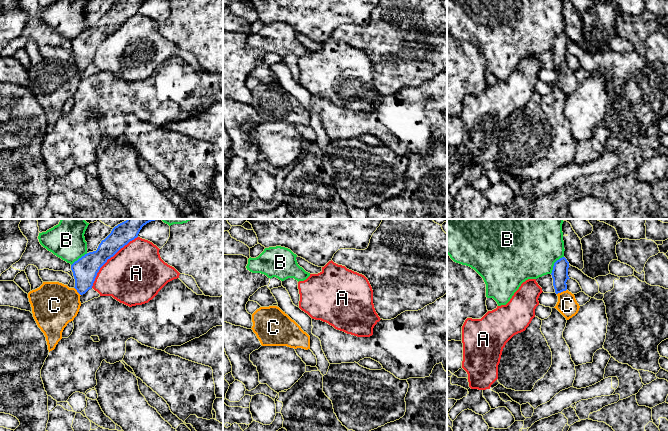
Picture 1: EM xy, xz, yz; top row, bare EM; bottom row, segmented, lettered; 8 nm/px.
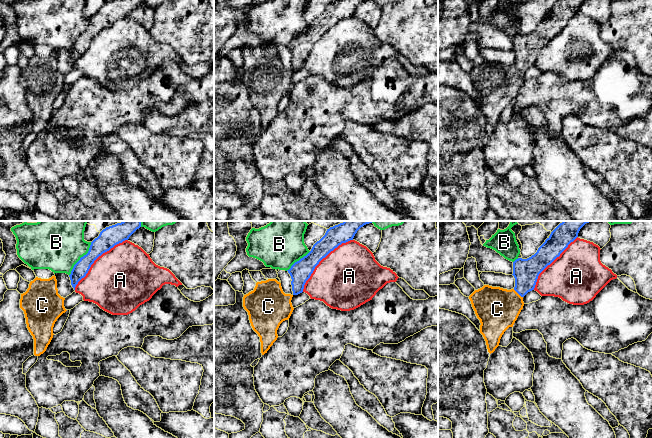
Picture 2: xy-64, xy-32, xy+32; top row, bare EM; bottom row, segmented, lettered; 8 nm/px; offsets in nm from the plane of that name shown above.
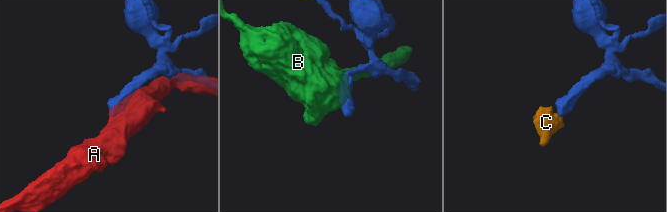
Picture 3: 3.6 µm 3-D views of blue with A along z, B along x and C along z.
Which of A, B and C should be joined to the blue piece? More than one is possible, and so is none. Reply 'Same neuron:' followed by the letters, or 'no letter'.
Same neuron: C

